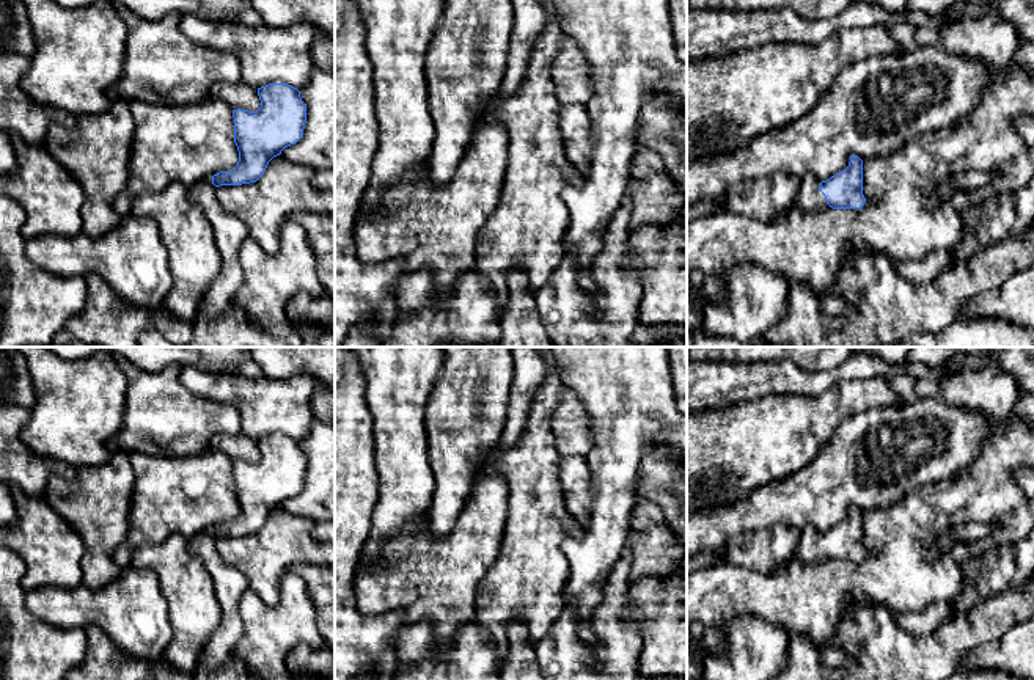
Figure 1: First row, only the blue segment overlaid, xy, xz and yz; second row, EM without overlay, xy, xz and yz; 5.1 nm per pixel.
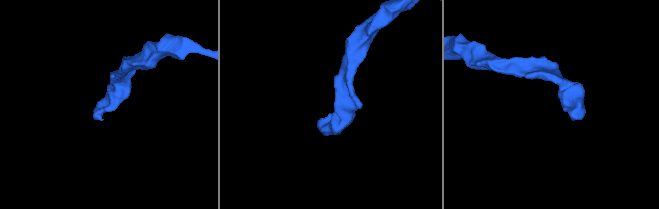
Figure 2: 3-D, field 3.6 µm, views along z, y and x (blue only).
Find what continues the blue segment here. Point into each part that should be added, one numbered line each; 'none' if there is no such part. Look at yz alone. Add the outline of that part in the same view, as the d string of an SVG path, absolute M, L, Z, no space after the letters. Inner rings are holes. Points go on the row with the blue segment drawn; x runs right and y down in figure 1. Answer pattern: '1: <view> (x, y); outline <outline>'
1: yz (810, 198); outline M809 176L801 181L797 192L795 204L805 214L809 214L817 209L830 207L825 201L823 193L819 190L822 181Z

